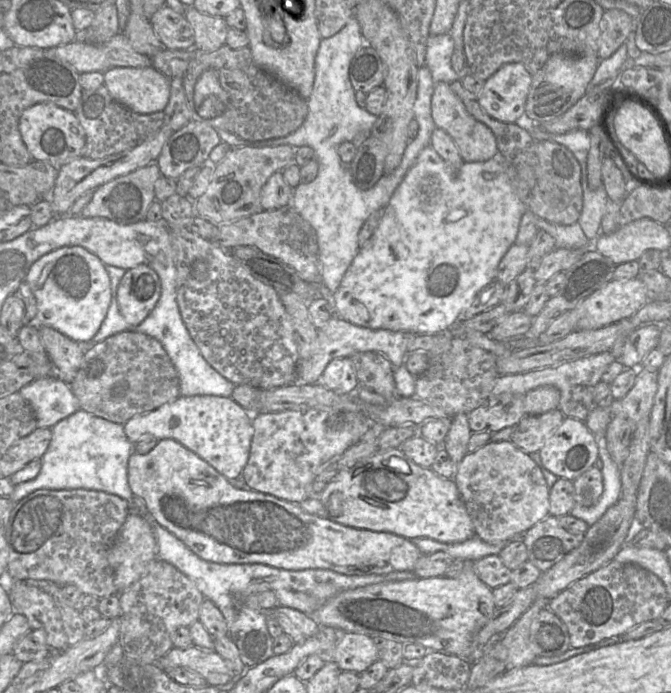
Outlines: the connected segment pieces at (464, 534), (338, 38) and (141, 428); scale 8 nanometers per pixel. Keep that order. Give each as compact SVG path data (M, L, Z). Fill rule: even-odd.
M399 447L380 450L359 461L333 478L318 498L329 518L354 528L445 543L463 542L475 535L453 478L443 478L431 468L416 464Z
M355 17L335 35L322 38L315 58L315 79L311 95L307 99L308 114L303 124L293 133L269 140L247 141L237 135L215 129L222 142L234 147L274 147L291 145L293 147L309 146L315 152L319 164L317 177L308 183L300 183L293 190L291 208L298 213L314 230L318 243L318 258L321 263L323 284L335 291L359 251L358 234L366 219L374 212L381 212L389 203L397 187L415 163L420 152L430 145L430 138L436 128L431 112L431 99L434 81L429 68L424 64L418 71L418 90L414 103L414 119L418 122L418 132L414 139L407 142L406 148L397 168L384 174L376 184L367 190L359 189L353 182L349 164L344 163L338 155L338 147L345 141L353 141L362 131L370 131L374 117L366 114L355 99L354 90L349 79L349 65L356 52L366 44L361 27Z
M180 396L161 407L136 415L123 424L128 440L135 444L145 436L174 439L209 463L227 479L236 479L246 466L254 434L252 414L232 397Z

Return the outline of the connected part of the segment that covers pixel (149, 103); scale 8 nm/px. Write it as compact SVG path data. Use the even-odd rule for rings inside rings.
M153 66L111 67L104 72L104 86L115 101L139 114L163 111L170 97L169 78Z

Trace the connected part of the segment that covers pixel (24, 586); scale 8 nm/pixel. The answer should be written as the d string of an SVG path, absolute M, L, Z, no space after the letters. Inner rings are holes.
M14 581L8 590L14 613L23 615L31 630L42 630L50 649L65 651L70 645L52 595L25 581Z

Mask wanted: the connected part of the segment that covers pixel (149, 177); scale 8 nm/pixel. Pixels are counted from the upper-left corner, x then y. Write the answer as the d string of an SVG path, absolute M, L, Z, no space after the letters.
M151 163L129 174L115 178L92 192L90 202L82 209L80 216L103 217L119 224L131 224L146 218L150 205L156 200L154 184L161 172L156 163Z

